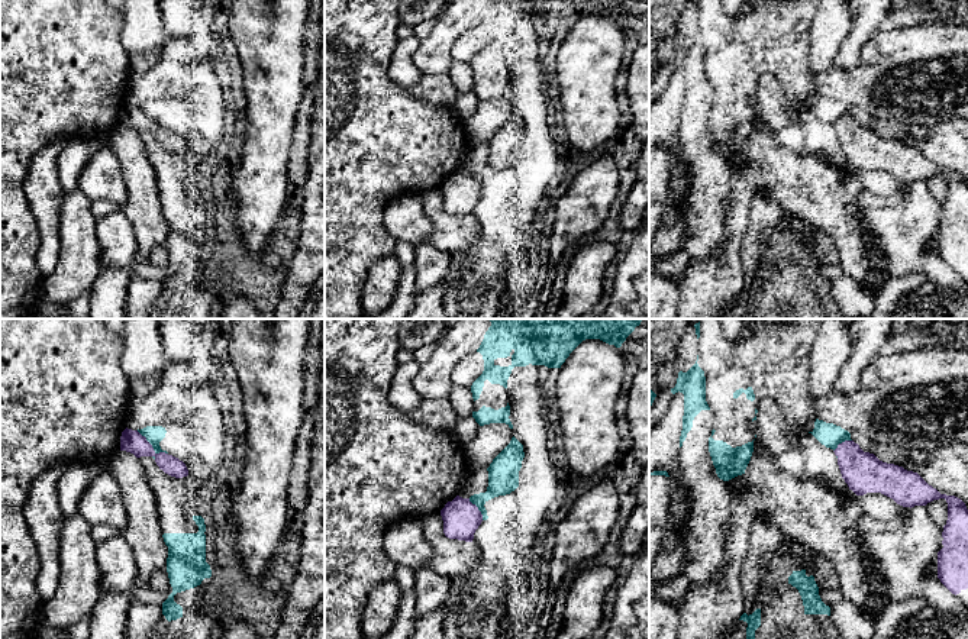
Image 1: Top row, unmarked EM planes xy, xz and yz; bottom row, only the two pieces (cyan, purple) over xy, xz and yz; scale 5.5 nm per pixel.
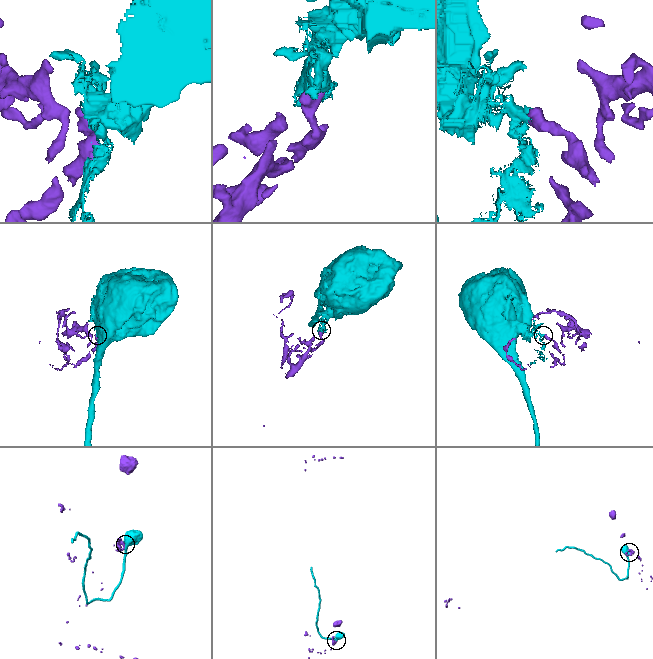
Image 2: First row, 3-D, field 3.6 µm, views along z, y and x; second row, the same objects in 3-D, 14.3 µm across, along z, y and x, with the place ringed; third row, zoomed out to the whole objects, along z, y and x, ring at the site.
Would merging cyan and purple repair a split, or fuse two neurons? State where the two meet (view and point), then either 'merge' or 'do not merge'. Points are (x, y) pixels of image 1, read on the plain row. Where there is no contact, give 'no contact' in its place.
meets cyan in xy at (152, 122); do not merge

